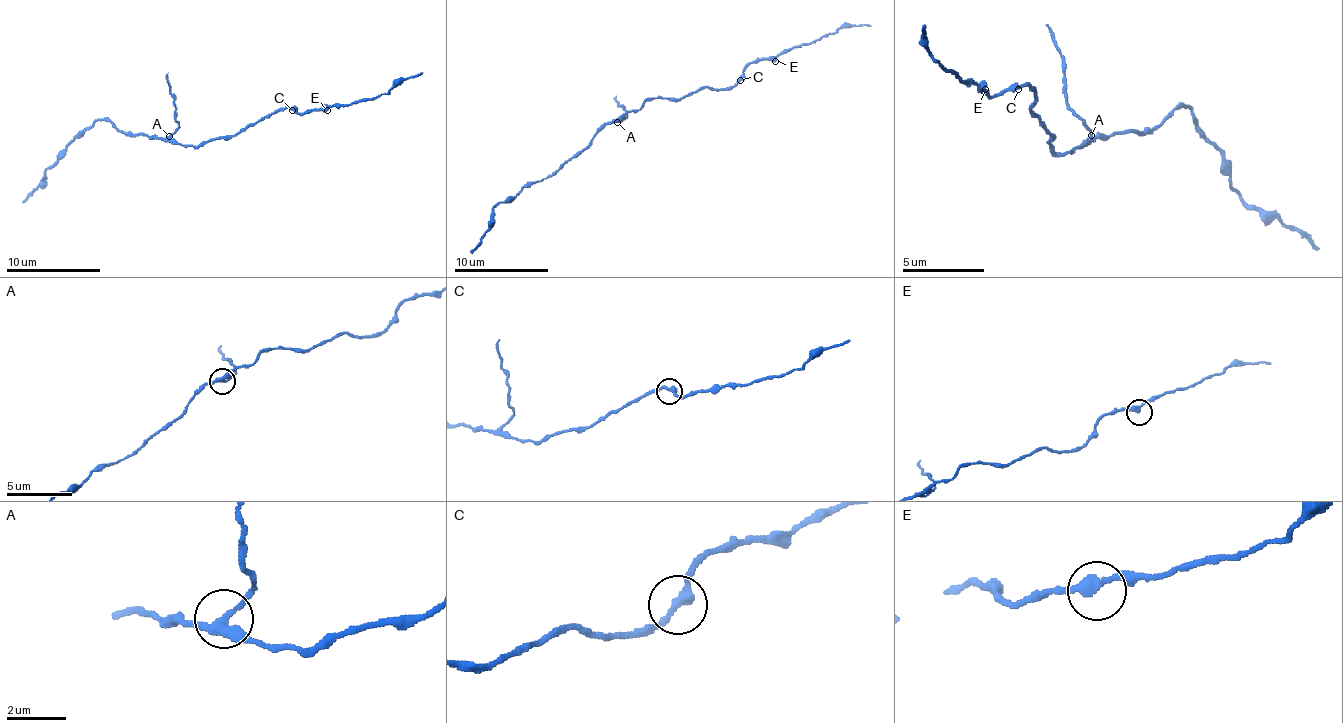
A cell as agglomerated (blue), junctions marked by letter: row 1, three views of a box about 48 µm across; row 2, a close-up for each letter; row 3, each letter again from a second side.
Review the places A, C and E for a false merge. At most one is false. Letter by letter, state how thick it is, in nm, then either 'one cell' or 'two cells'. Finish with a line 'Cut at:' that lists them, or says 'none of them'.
A: calibre 260 nm; two cells
C: calibre 280 nm; one cell
E: calibre 320 nm; one cell
Cut at: A

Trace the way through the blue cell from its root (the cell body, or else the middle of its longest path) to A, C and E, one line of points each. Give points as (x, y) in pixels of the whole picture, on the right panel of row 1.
A: (1055, 151), (1071, 151), (1092, 134)
C: (1055, 151), (1051, 147), (1051, 134), (1030, 110), (1034, 93), (1026, 85), (1018, 89)
E: (1055, 151), (1051, 134), (1030, 110), (1034, 93), (1026, 85), (1010, 85), (997, 93), (985, 89)

